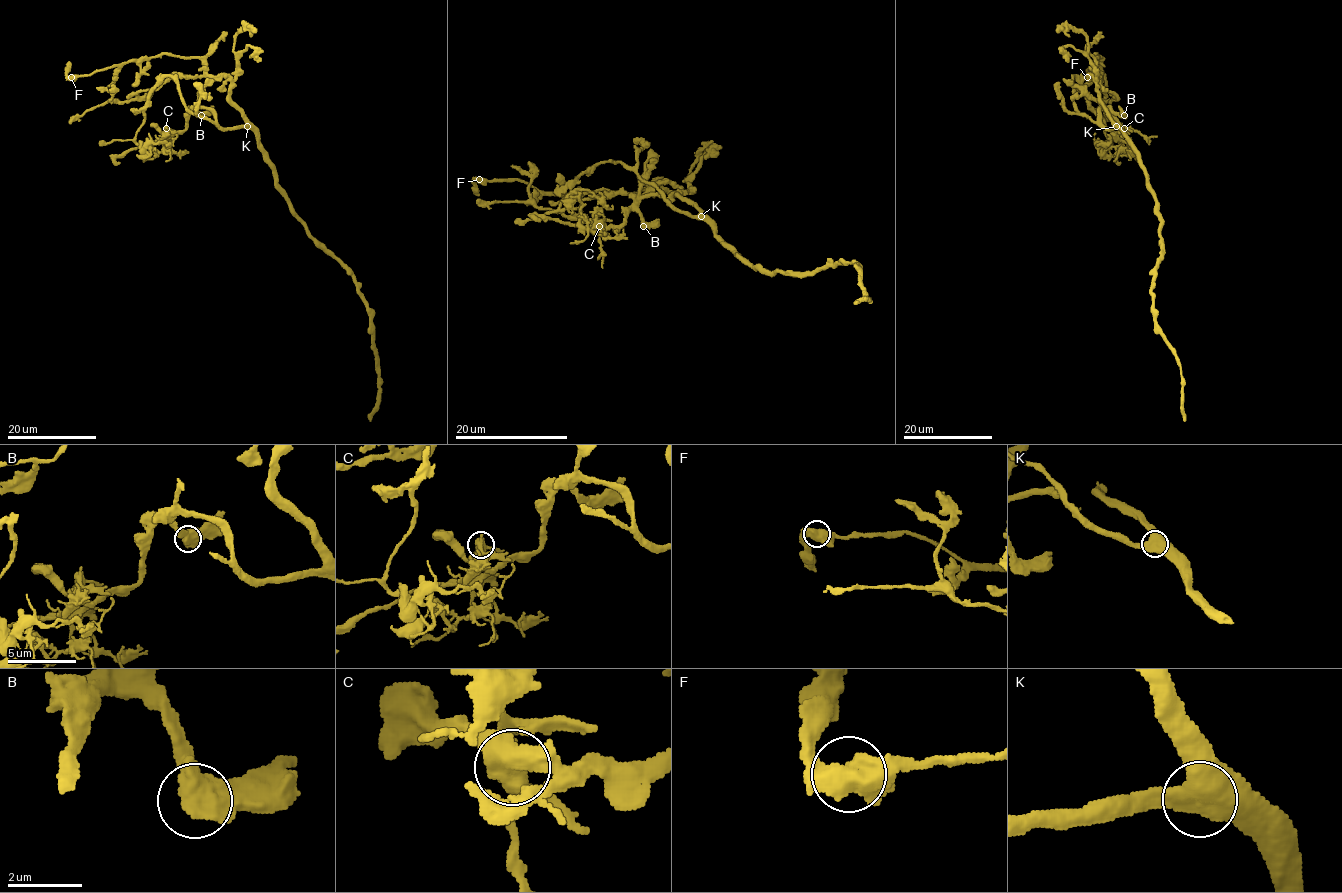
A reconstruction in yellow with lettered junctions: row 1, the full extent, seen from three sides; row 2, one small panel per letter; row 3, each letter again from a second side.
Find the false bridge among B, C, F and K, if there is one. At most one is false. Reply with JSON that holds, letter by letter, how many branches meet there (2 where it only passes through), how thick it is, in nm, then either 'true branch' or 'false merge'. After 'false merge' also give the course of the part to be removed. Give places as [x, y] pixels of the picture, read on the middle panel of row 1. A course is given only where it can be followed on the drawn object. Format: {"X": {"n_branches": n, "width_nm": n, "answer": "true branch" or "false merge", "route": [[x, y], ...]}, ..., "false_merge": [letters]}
{"B": {"n_branches": 3, "width_nm": 550, "answer": "true branch"}, "C": {"n_branches": 5, "width_nm": 550, "answer": "false merge", "route": [[598, 226], [596, 219], [594, 233], [587, 226], [579, 193], [589, 189], [604, 206], [612, 205]]}, "F": {"n_branches": 3, "width_nm": 550, "answer": "true branch"}, "K": {"n_branches": 3, "width_nm": 500, "answer": "true branch"}, "false_merge": ["C"]}

